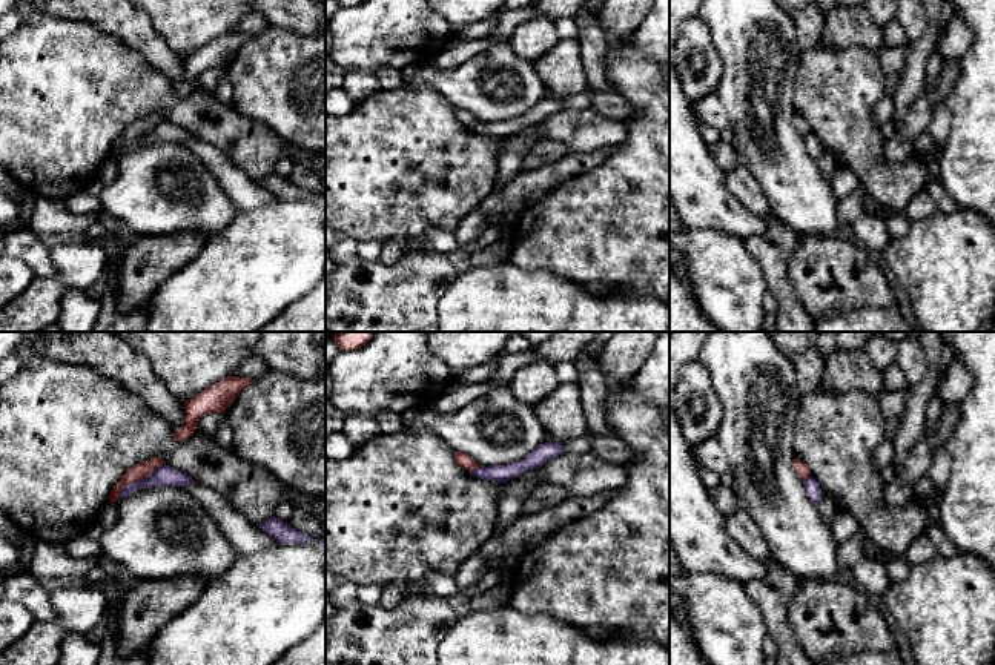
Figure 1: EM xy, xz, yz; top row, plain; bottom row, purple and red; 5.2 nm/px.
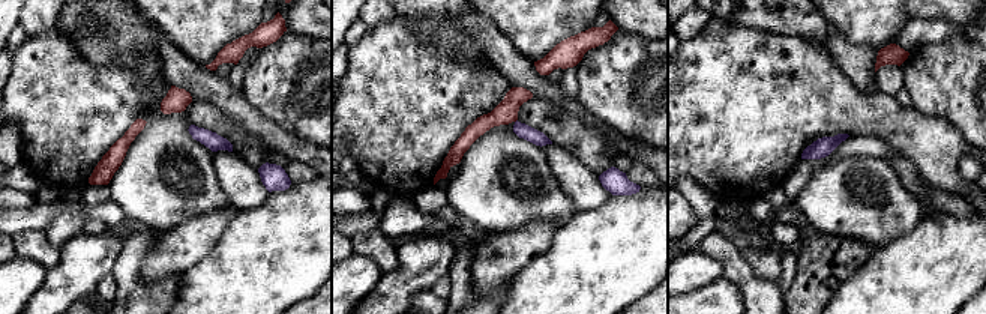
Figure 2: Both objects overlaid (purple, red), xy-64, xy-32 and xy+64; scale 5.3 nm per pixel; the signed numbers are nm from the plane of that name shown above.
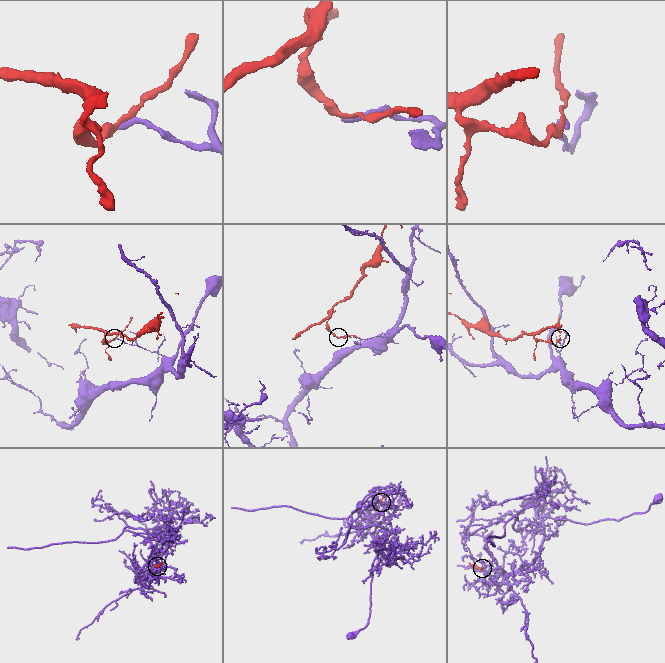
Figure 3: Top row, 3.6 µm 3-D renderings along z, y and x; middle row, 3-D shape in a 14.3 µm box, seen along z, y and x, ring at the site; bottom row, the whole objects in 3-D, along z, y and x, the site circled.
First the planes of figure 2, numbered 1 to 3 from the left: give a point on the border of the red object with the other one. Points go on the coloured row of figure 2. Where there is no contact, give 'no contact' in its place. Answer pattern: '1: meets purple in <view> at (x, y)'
1: no contact
2: no contact
3: no contact

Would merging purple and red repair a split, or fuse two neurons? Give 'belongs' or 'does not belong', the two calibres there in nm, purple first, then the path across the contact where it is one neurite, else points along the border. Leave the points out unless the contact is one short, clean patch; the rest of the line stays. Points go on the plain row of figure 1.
does not belong; calibres 110 and 80 nm; border xy (165, 120), (128, 138), (115, 155)

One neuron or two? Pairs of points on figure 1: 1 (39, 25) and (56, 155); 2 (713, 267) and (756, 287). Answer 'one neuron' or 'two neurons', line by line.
1: one neuron
2: one neuron

